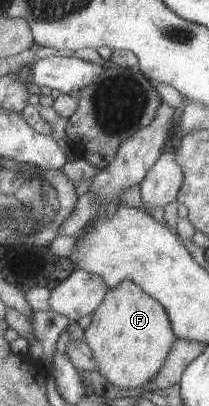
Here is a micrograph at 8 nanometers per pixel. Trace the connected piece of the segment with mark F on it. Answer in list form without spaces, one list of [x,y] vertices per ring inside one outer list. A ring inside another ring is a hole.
[[[132,280],[110,289],[103,304],[92,314],[93,324],[84,330],[99,373],[114,387],[133,390],[153,381],[168,360],[178,336],[165,307]]]

